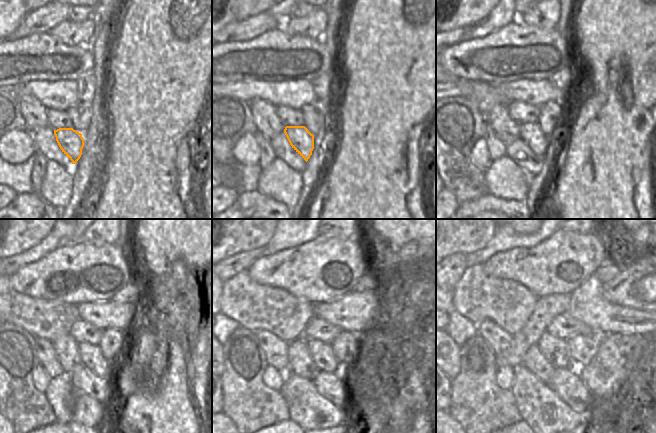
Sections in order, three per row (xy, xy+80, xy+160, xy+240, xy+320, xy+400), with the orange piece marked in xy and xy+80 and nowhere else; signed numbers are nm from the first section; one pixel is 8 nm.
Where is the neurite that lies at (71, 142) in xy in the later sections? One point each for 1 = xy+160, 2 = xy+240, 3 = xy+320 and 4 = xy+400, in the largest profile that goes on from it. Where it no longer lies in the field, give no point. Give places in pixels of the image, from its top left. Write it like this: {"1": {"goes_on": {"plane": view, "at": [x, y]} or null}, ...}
{"1": {"goes_on": {"plane": "xy+160", "at": [532, 135]}}, "2": {"goes_on": {"plane": "xy+240", "at": [91, 355]}}, "3": {"goes_on": {"plane": "xy+320", "at": [321, 353]}}, "4": {"goes_on": {"plane": "xy+400", "at": [555, 350]}}}

